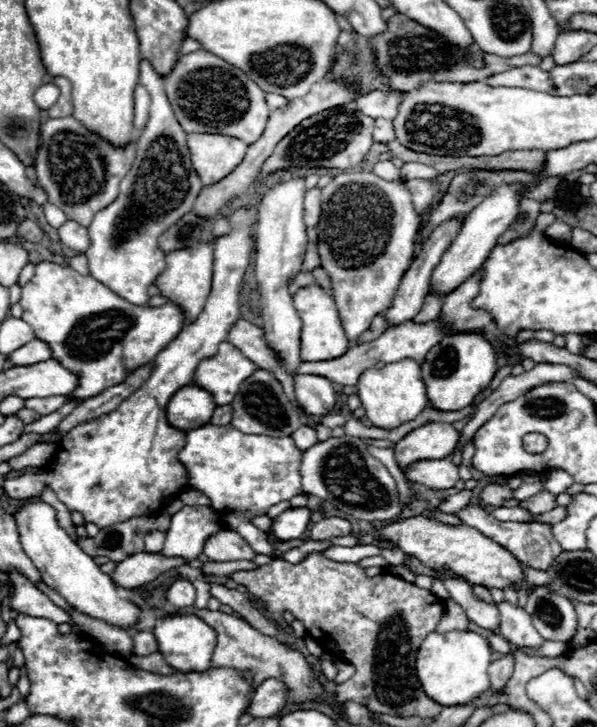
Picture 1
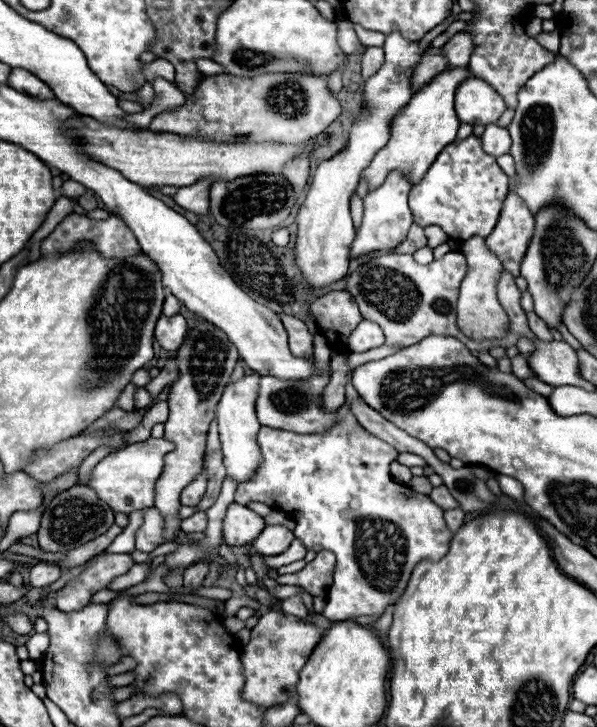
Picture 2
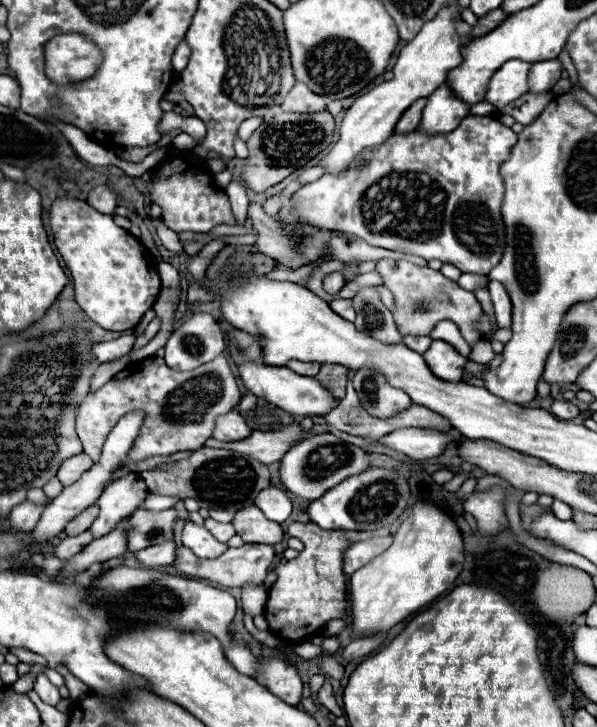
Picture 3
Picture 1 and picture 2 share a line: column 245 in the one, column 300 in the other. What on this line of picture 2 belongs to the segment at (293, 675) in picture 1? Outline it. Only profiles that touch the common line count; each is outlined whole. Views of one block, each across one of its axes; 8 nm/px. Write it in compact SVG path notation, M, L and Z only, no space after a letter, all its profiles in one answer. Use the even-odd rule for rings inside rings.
M282 612L262 614L258 624L252 628L250 642L242 648L240 654L246 678L242 700L268 710L276 704L284 704L290 698L294 698L298 674L320 640L322 632L310 622L294 620L292 616L286 616Z

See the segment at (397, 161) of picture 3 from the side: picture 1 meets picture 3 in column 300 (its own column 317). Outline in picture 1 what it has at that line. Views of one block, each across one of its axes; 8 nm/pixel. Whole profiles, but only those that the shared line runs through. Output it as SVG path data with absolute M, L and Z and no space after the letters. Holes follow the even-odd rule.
M312 188L306 192L306 198L304 198L304 224L316 226L320 220L320 212L322 212L320 188Z

